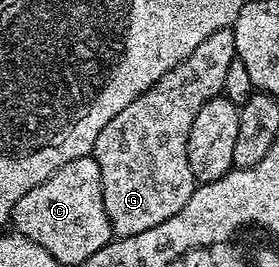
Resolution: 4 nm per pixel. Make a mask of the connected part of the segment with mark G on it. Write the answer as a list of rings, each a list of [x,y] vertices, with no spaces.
[[[231,28],[219,29],[210,35],[178,67],[166,71],[158,83],[150,86],[130,107],[118,111],[106,127],[98,134],[91,156],[98,163],[98,171],[102,171],[102,199],[106,203],[106,215],[110,219],[110,227],[117,238],[139,235],[142,231],[150,231],[150,227],[158,227],[170,215],[178,215],[182,207],[186,207],[186,199],[197,187],[197,179],[190,171],[188,158],[188,140],[190,127],[194,127],[194,115],[202,111],[202,103],[212,97],[223,94],[223,83],[230,63],[236,59],[234,35]]]

